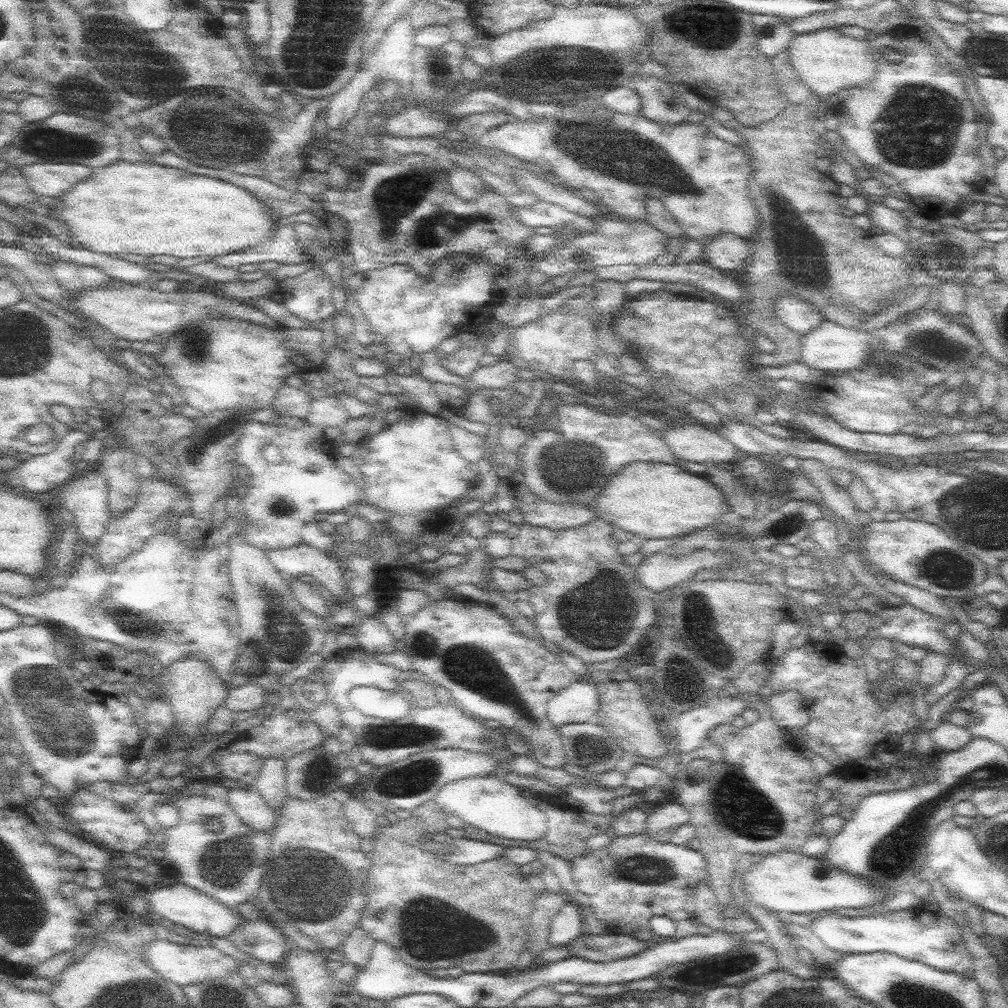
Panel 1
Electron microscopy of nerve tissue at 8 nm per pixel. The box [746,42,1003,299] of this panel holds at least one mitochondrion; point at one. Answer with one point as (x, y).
(921, 138)

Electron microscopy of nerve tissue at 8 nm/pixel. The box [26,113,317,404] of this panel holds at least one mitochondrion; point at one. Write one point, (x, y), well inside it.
(57, 144)

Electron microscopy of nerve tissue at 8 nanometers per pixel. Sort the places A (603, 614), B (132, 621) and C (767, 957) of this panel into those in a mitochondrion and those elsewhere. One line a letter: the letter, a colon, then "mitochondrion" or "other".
A: mitochondrion
B: mitochondrion
C: other

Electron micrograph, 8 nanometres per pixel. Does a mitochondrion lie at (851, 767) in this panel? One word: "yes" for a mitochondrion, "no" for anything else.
no

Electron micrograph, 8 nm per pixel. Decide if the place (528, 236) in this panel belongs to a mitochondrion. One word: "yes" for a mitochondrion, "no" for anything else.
no

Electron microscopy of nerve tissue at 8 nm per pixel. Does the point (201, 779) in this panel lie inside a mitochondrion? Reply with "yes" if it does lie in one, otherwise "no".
no

